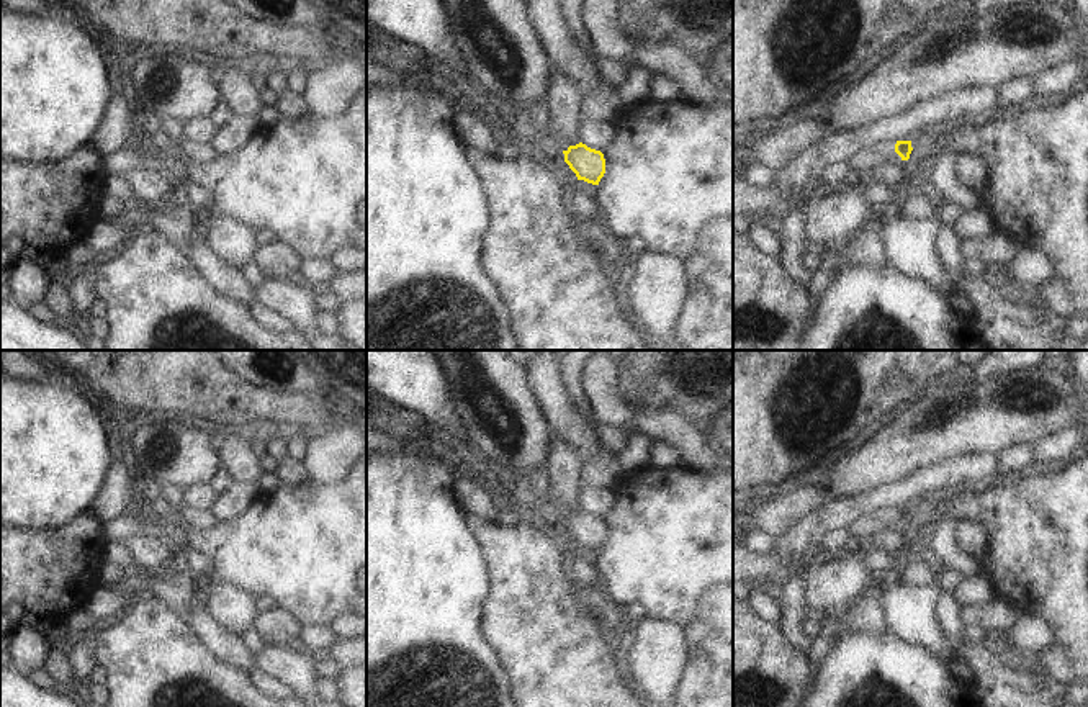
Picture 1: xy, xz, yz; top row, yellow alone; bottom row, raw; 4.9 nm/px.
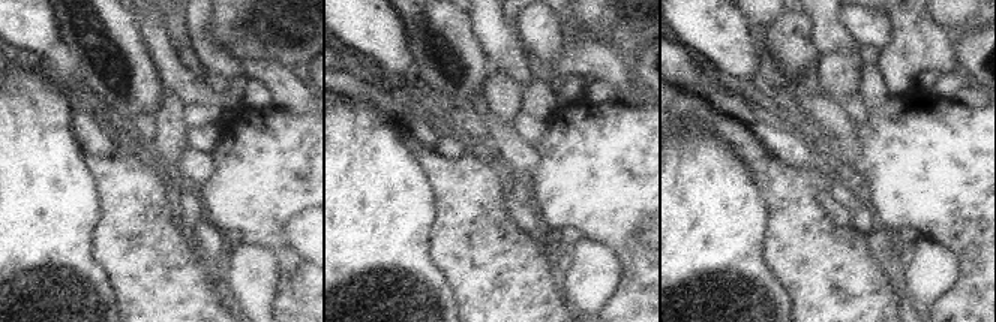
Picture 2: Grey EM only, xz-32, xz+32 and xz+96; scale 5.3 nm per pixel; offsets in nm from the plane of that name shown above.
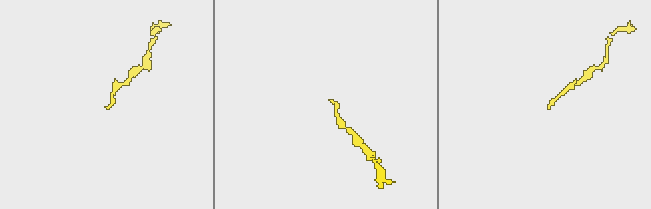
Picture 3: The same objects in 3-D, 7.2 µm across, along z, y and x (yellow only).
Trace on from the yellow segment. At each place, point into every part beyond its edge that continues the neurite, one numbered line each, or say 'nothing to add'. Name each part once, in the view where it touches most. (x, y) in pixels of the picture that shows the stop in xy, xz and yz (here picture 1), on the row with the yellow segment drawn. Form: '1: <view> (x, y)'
1: yz (882, 153)

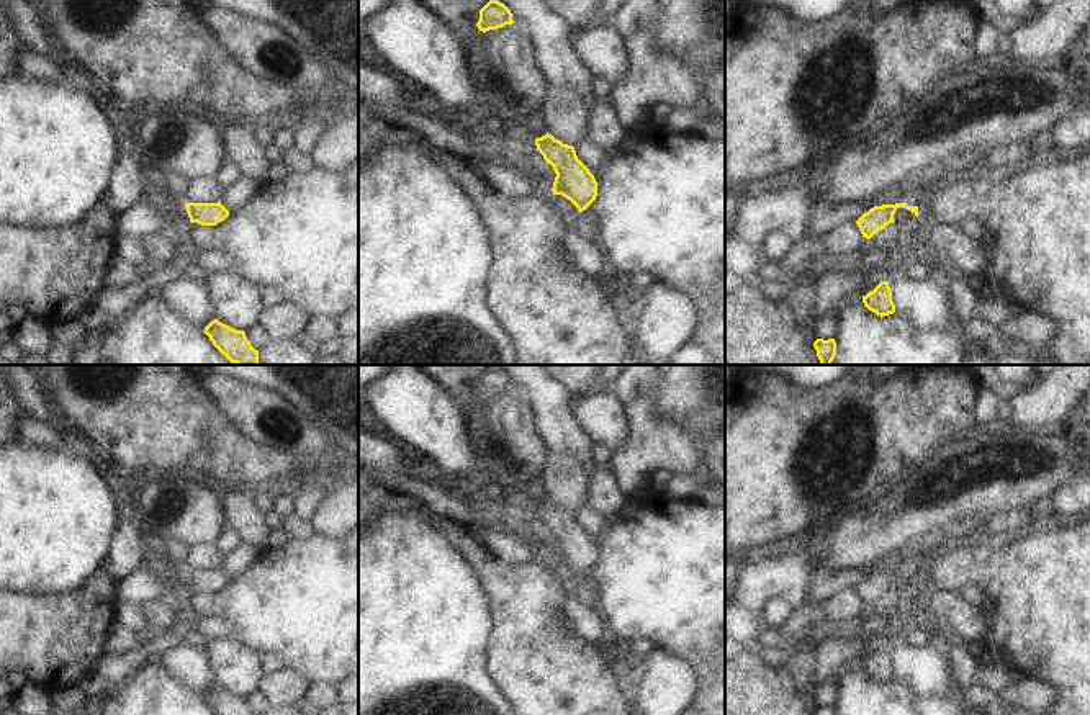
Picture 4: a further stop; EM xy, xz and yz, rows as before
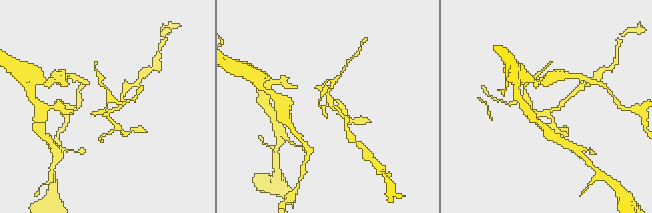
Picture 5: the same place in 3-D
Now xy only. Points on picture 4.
nothing to add

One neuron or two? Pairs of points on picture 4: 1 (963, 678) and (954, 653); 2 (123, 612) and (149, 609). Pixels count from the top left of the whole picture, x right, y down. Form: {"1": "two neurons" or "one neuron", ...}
{"1": "one neuron", "2": "two neurons"}

